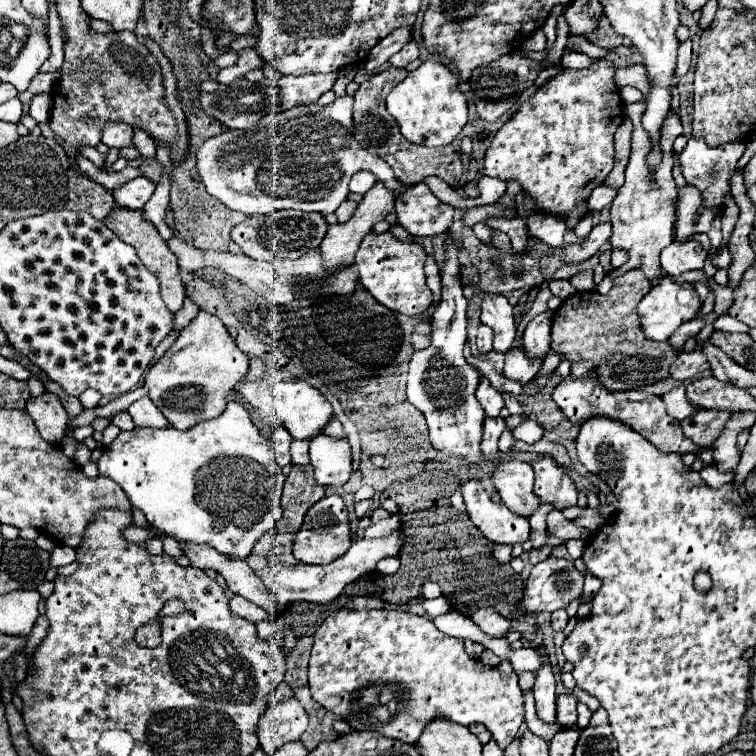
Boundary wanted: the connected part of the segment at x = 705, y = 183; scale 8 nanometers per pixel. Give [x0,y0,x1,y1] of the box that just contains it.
[680,137,746,209]

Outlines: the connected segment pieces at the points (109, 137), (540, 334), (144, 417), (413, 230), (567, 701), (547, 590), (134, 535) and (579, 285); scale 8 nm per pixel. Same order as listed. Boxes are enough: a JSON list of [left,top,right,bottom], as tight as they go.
[[102,121,132,149],[522,311,552,359],[128,397,168,427],[396,183,454,237],[558,695,578,725],[516,557,584,615],[124,525,164,543],[570,270,595,292]]

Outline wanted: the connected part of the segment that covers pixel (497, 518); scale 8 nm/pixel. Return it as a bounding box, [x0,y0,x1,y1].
[462,481,530,545]

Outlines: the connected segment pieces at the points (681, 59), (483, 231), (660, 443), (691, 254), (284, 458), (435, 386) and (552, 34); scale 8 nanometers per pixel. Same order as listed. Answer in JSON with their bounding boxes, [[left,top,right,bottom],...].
[[676,39,692,77],[472,223,494,247],[552,375,700,455],[660,241,706,277],[270,425,292,465],[406,269,484,463],[543,16,556,53]]

